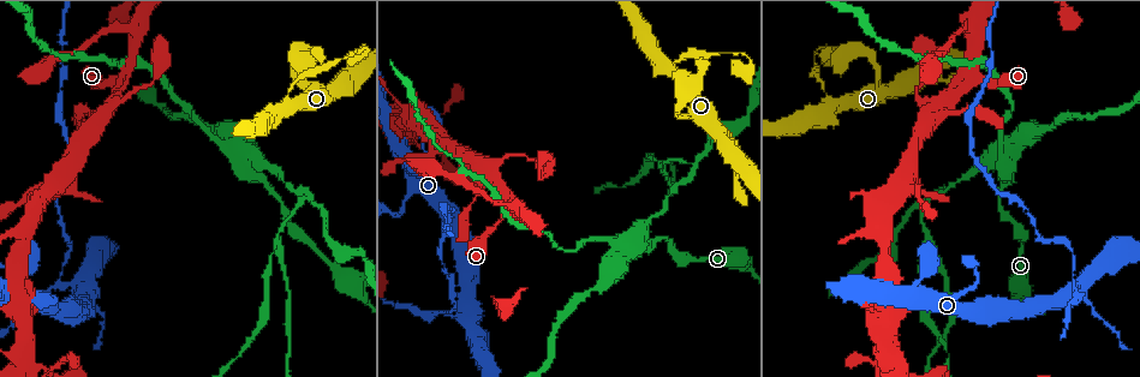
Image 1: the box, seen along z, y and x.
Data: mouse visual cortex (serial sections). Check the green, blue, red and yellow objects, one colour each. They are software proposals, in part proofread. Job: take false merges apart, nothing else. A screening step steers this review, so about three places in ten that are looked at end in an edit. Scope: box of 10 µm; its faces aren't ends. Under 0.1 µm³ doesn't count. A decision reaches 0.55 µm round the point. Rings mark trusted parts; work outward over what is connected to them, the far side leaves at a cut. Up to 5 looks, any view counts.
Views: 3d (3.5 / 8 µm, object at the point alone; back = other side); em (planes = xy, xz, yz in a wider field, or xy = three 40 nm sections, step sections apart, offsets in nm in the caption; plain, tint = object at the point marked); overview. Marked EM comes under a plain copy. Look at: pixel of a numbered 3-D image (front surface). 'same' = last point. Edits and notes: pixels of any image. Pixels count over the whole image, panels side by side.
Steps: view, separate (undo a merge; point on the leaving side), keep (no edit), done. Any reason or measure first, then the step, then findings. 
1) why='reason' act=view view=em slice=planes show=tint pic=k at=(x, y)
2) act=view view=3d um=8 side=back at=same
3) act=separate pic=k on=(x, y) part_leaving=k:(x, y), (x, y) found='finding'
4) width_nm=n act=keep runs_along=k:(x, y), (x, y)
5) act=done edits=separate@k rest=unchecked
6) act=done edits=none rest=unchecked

act=view view=3d um=3.5 pic=1 at=(833, 103)

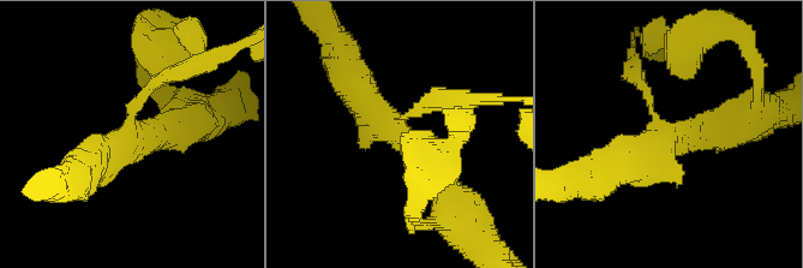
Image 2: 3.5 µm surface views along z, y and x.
why='need the tissue' act=view view=em slice=planes show=tint pic=2 at=(669, 134)

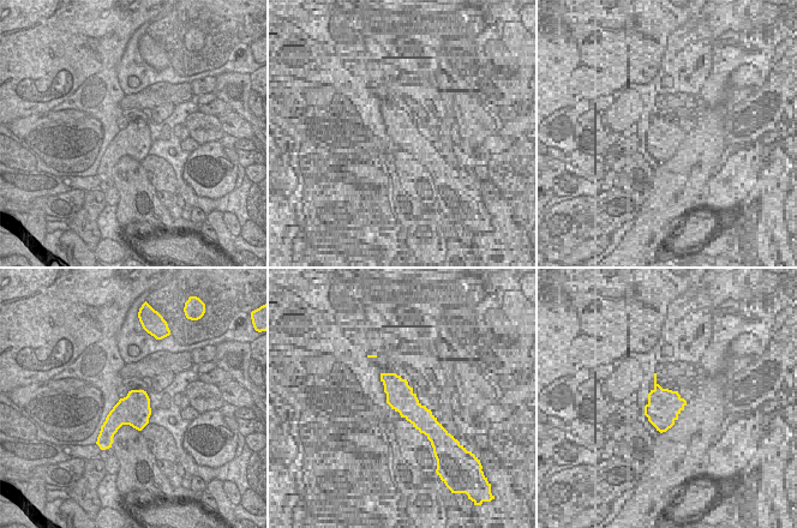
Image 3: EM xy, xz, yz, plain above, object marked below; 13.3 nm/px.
act=keep runs_along=2:(449, 198), (353, 82) found='all the same cell'

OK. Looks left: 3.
act=view view=3d um=3.5 pic=1 at=(995, 159)

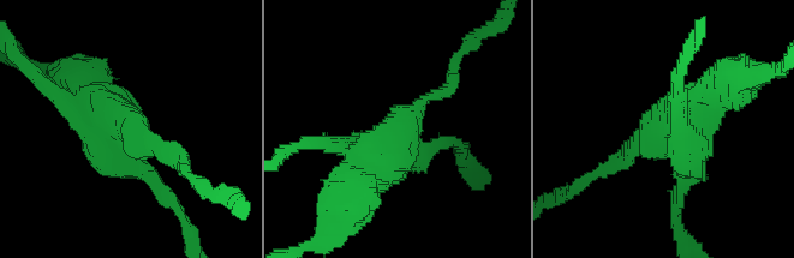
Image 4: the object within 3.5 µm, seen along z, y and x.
arms=4 arm_widths_nm=200,200,200,400 why='shape alone is not enough' act=view view=em slice=xy step=1 show=tint pic=4 at=(667, 133)

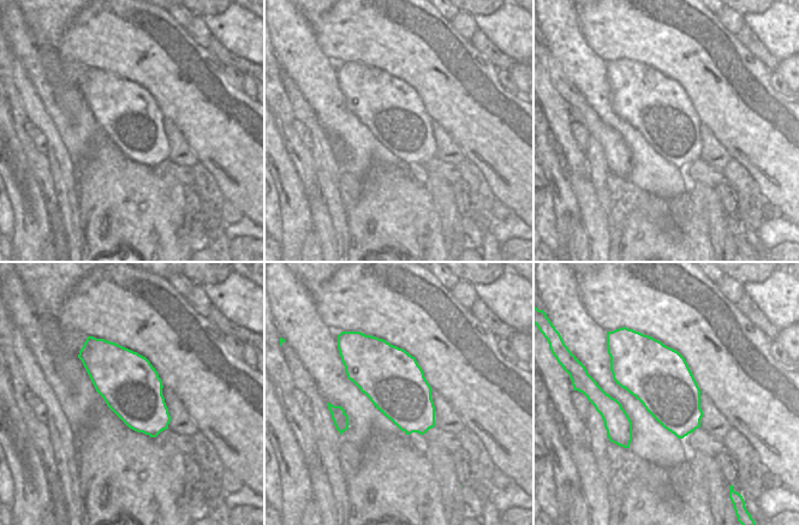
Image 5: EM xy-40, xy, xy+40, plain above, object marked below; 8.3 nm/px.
act=separate pic=4 on=(131, 144) found='a second cell is stuck on'

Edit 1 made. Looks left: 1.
act=done edits=separate@4 rest=unchecked

